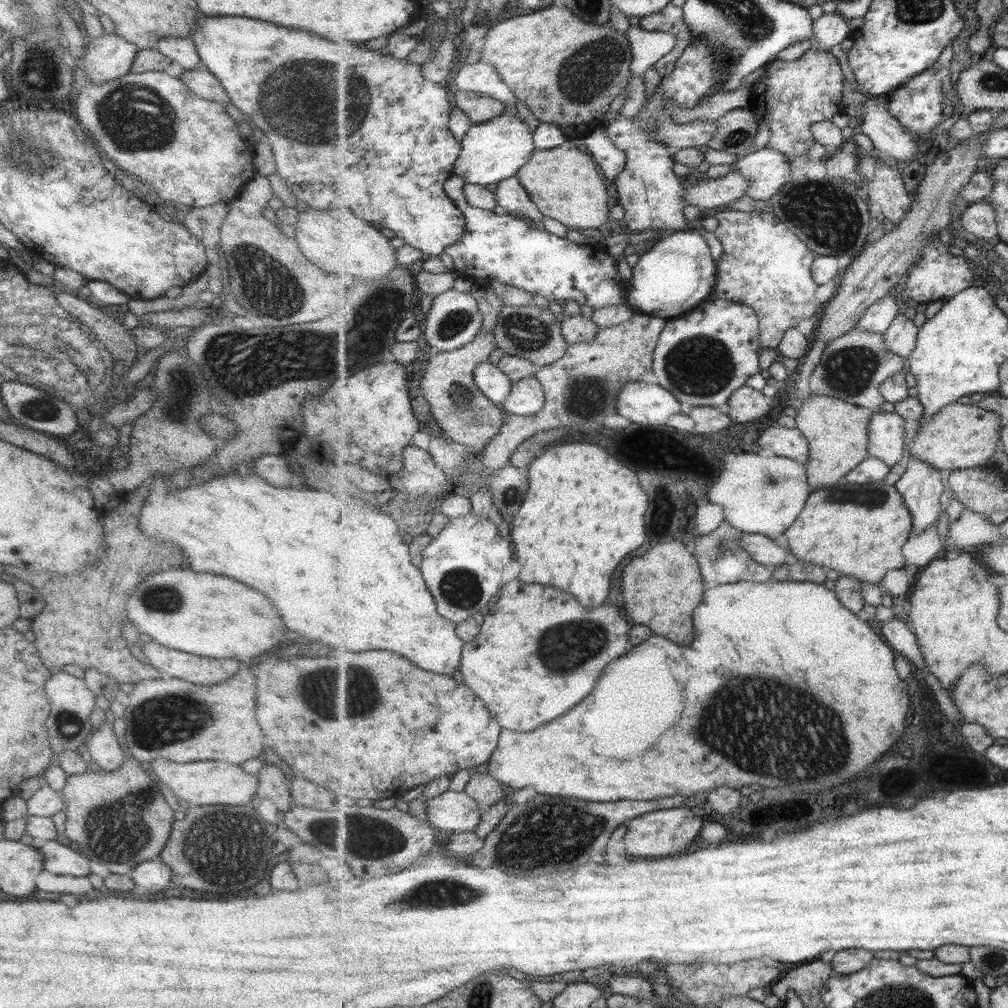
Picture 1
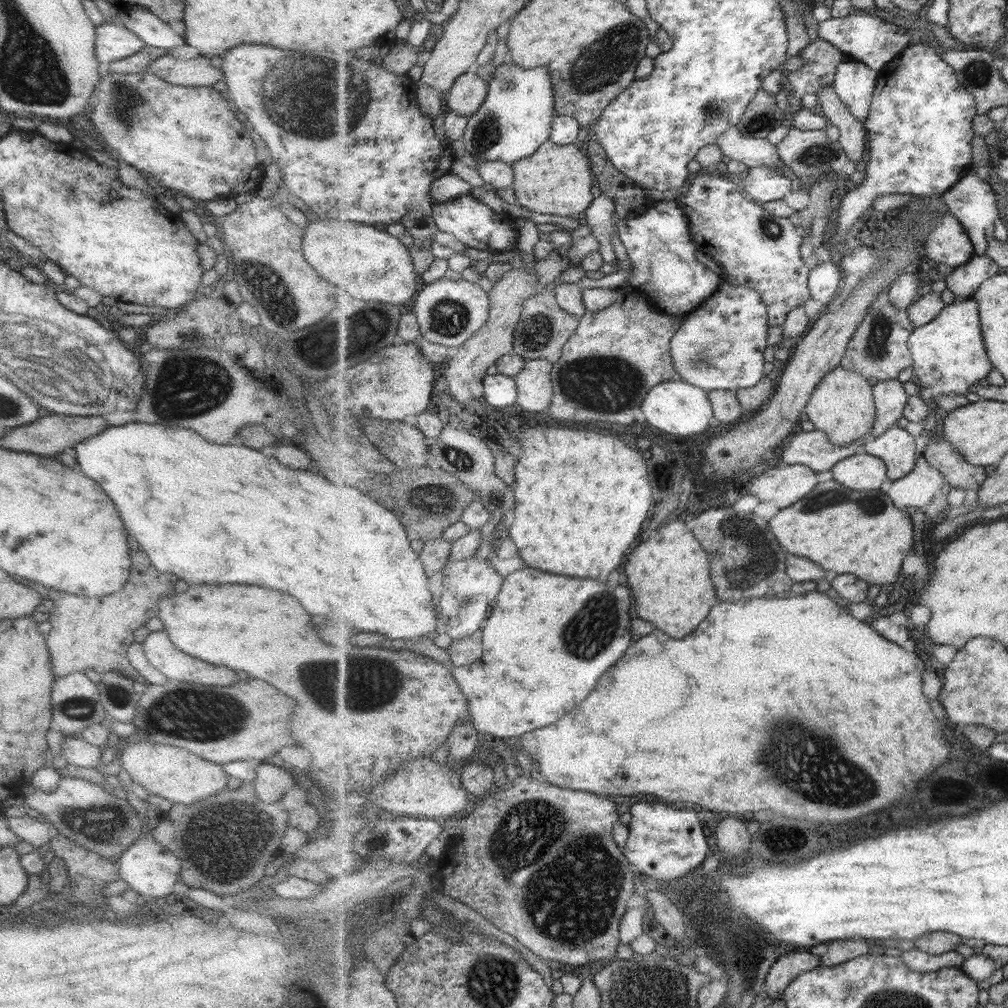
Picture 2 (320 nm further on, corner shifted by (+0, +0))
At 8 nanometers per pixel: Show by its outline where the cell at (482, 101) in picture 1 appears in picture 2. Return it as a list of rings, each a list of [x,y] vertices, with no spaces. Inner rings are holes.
[[[474,71],[462,74],[446,96],[447,106],[454,113],[471,118],[485,102],[488,88],[489,83]]]

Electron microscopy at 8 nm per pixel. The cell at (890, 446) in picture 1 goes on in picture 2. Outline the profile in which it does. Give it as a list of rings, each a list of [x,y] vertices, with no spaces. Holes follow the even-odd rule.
[[[892,426],[885,434],[869,440],[864,448],[888,464],[888,478],[894,482],[915,470],[919,457],[917,441],[906,428]]]

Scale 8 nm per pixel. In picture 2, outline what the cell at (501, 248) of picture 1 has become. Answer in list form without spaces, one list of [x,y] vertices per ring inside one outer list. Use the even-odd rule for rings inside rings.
[[[471,193],[462,194],[443,205],[434,205],[432,210],[440,231],[453,235],[459,242],[465,242],[467,247],[479,251],[498,253],[511,246],[519,236],[519,230],[514,225],[515,218],[505,212],[495,213]]]

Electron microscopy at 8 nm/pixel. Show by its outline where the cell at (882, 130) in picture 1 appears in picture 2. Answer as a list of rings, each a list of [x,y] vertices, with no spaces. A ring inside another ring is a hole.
[[[847,59],[837,66],[834,87],[837,94],[863,122],[869,116],[879,80],[878,71],[861,61]]]

